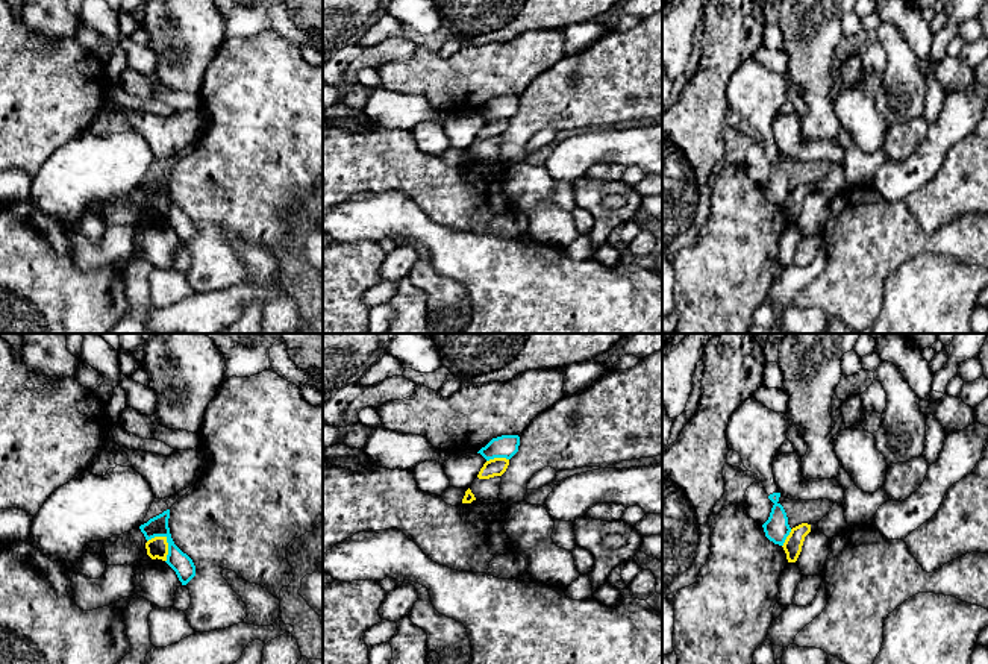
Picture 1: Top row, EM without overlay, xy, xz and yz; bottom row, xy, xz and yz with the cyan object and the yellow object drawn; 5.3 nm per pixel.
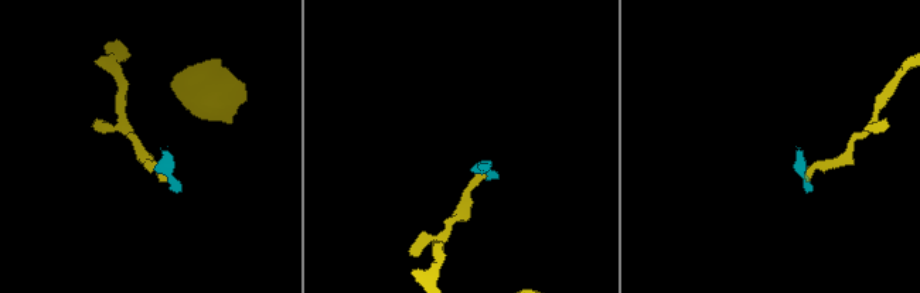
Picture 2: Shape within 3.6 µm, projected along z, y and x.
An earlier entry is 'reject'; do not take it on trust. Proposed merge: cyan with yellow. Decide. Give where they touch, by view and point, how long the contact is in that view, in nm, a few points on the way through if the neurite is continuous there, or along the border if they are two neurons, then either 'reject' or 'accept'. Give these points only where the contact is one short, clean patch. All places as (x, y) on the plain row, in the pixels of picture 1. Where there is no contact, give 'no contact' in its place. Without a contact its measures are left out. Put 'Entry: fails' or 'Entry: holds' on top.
Entry: holds
meets cyan in xy at (167, 202); contact 160 nm long; border along xy (149, 199), (165, 199), (165, 222); reject

